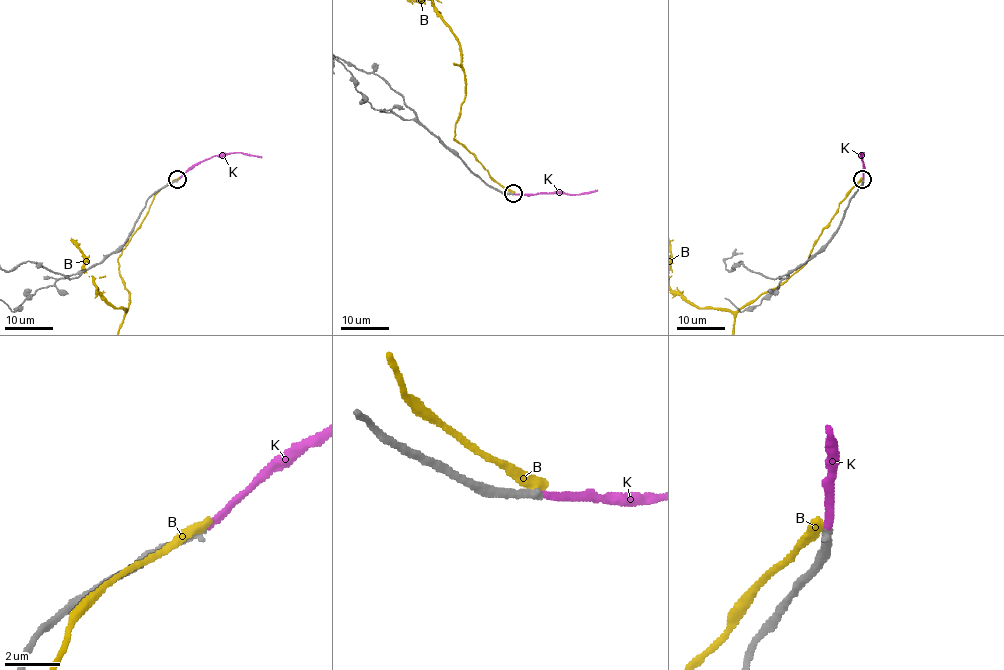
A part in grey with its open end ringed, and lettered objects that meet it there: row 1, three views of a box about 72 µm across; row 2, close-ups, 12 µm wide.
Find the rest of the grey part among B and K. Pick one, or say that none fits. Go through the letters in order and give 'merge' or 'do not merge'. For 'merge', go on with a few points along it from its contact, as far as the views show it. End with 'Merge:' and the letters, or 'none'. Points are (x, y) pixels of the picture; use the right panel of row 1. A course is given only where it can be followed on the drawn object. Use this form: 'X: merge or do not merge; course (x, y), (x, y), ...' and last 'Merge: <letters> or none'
B: do not merge
K: merge; course (863, 179), (863, 152), (859, 157)
Merge: K

